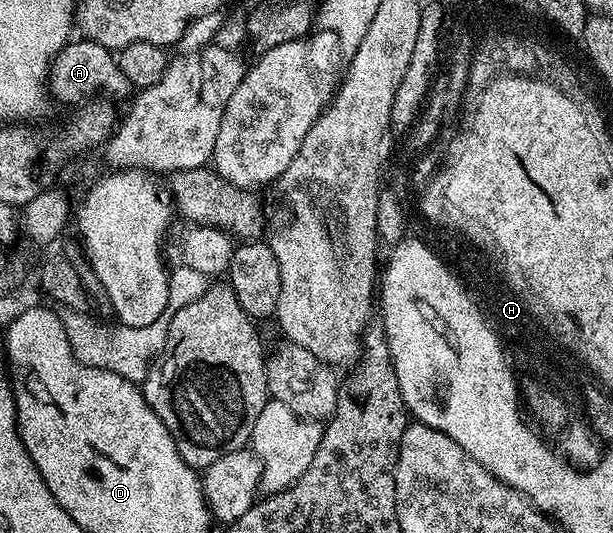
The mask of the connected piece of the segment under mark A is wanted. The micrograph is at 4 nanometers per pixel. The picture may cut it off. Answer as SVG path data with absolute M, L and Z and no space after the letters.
M86 38L72 39L52 58L47 72L47 90L52 101L60 100L70 106L78 106L98 96L115 102L126 101L133 92L129 78L121 74L116 53Z

